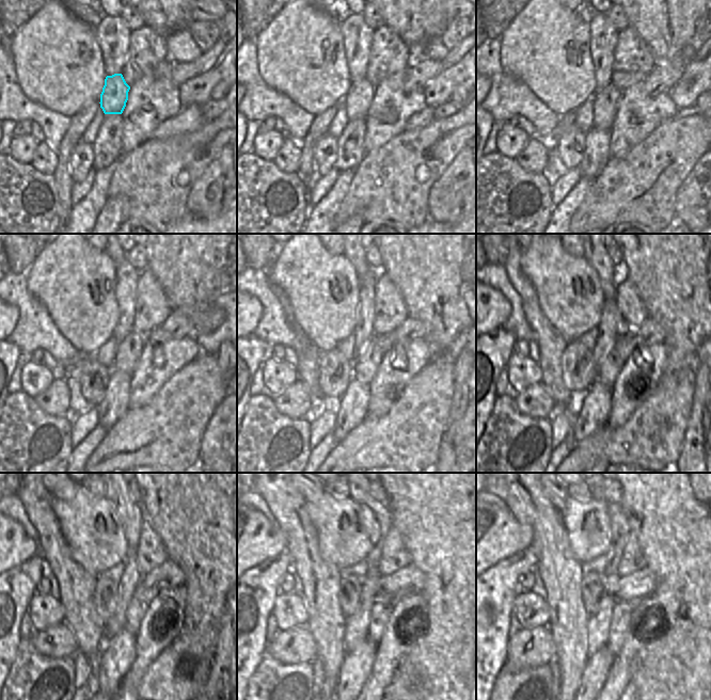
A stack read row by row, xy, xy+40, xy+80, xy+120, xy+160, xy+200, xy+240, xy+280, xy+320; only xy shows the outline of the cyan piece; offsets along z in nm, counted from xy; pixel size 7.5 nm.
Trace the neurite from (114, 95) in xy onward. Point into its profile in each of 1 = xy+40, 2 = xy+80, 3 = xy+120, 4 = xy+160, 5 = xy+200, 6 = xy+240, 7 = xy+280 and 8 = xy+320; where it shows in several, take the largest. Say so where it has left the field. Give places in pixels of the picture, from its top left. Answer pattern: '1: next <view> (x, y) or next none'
1: next xy+40 (358, 100)
2: next xy+80 (605, 101)
3: next xy+120 (132, 345)
4: next xy+160 (380, 344)
5: next xy+200 (625, 345)
6: next xy+240 (143, 595)
7: next xy+280 (382, 607)
8: next xy+320 (620, 619)

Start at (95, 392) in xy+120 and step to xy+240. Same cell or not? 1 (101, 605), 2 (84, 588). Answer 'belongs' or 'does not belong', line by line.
1: belongs
2: does not belong

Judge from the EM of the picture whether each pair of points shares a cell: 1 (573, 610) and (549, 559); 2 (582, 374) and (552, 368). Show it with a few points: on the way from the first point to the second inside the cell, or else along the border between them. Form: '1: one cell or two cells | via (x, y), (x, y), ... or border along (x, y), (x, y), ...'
1: one cell | via (564, 598), (561, 572)
2: two cells | border along (567, 345), (562, 354), (562, 379), (572, 392)

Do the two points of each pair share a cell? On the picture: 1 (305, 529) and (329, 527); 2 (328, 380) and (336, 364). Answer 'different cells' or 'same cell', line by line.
1: different cells
2: same cell

